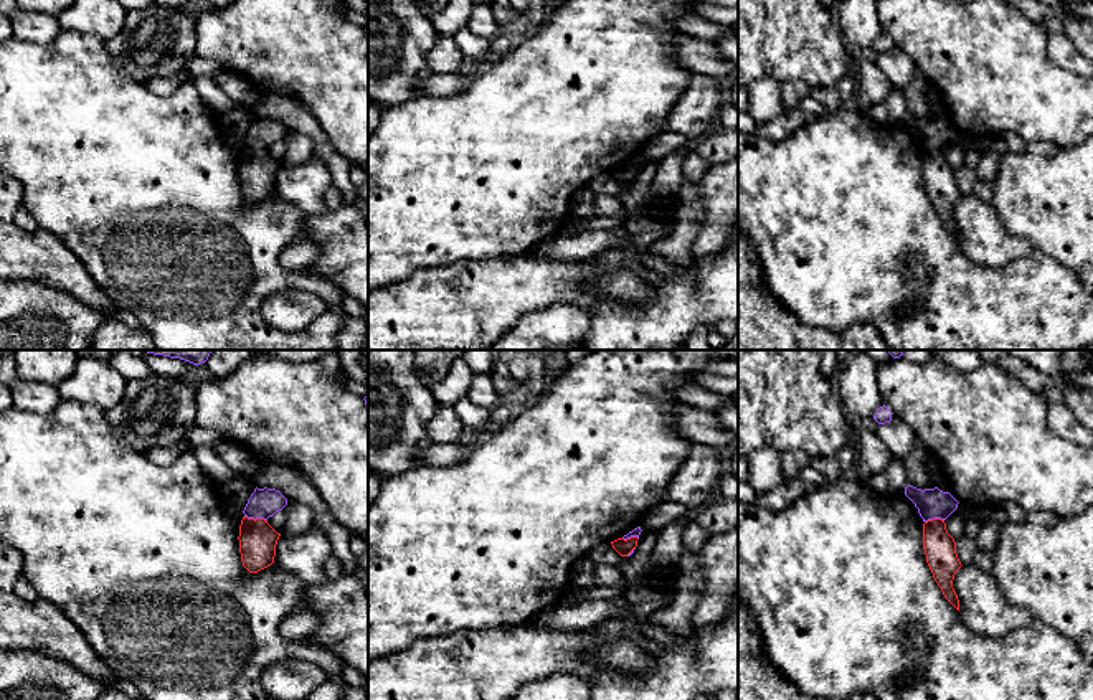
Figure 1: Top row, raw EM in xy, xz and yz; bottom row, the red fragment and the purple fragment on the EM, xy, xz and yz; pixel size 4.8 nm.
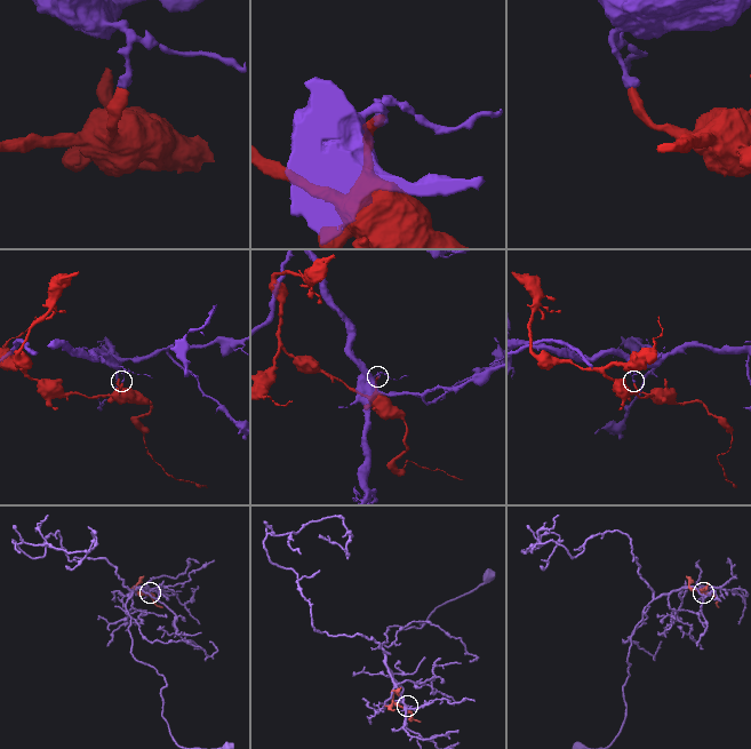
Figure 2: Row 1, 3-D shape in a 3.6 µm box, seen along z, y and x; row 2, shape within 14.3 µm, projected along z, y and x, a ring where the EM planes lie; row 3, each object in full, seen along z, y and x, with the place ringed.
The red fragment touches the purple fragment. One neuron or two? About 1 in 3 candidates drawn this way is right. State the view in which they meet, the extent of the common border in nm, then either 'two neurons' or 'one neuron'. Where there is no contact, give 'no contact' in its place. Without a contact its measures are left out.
xy | 110 nm | two neurons

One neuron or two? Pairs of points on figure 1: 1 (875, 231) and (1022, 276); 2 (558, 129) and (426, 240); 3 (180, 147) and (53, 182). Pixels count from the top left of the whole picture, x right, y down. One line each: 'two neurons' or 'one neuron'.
1: one neuron
2: one neuron
3: one neuron

